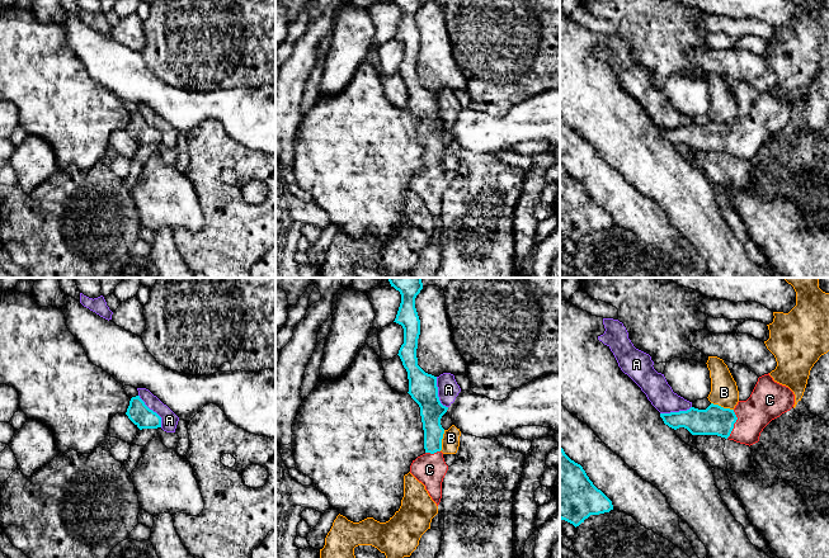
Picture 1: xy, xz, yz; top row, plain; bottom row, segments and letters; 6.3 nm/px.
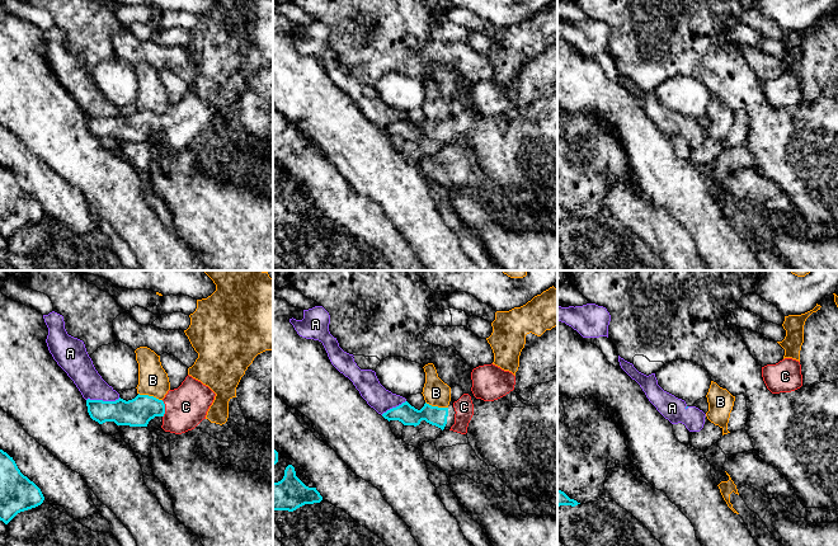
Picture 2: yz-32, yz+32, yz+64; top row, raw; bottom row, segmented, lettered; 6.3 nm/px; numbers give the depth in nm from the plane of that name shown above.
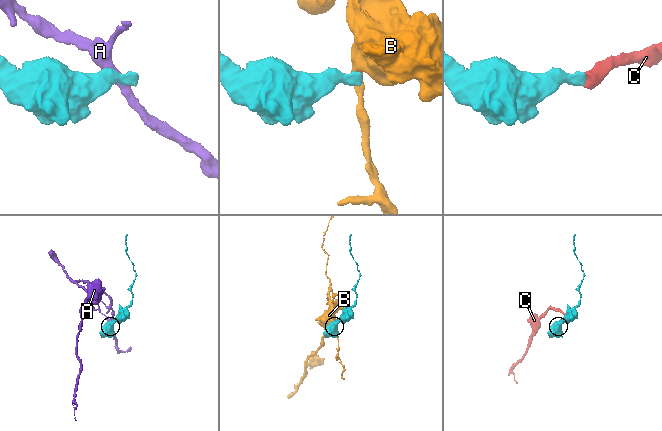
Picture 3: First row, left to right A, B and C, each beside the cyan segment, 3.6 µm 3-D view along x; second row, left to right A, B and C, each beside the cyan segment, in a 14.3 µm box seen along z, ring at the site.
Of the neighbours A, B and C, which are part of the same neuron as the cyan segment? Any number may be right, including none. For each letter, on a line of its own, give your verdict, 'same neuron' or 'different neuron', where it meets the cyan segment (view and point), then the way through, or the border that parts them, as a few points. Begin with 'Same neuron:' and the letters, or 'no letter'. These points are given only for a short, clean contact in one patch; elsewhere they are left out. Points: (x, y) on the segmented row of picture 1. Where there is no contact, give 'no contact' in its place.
Same neuron: C
A: different neuron; contact xy (151, 410); border xy (139, 395), (160, 417), (161, 426)
B: different neuron; contact yz (722, 407); border yz (711, 402), (733, 410)
C: same neuron; contact yz (734, 422); way yz (715, 420), (734, 422), (744, 422), (767, 401)

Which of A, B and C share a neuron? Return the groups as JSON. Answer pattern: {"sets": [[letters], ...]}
{"sets": [["A"], ["B"], ["C"]]}

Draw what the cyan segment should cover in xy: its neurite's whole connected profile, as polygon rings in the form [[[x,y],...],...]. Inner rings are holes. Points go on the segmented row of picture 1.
[[[140,396],[131,398],[126,415],[140,430],[161,427],[161,417],[150,410]]]

